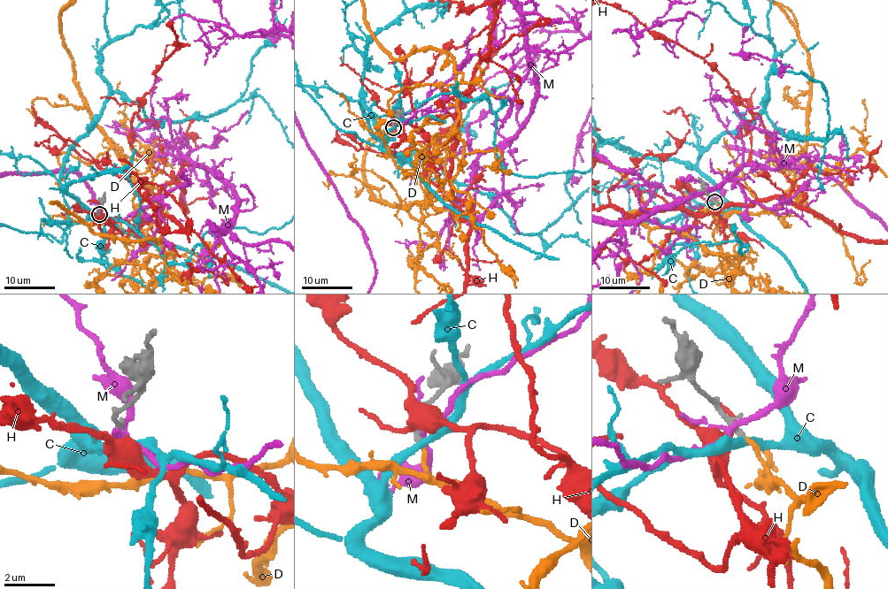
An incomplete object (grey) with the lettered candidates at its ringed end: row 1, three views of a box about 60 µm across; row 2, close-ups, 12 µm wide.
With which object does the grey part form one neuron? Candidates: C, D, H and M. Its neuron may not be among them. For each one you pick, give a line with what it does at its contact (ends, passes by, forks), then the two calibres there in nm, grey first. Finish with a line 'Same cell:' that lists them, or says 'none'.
D: It ends there. Thickness 170 nm (grey) against 170 nm
Same cell: D

